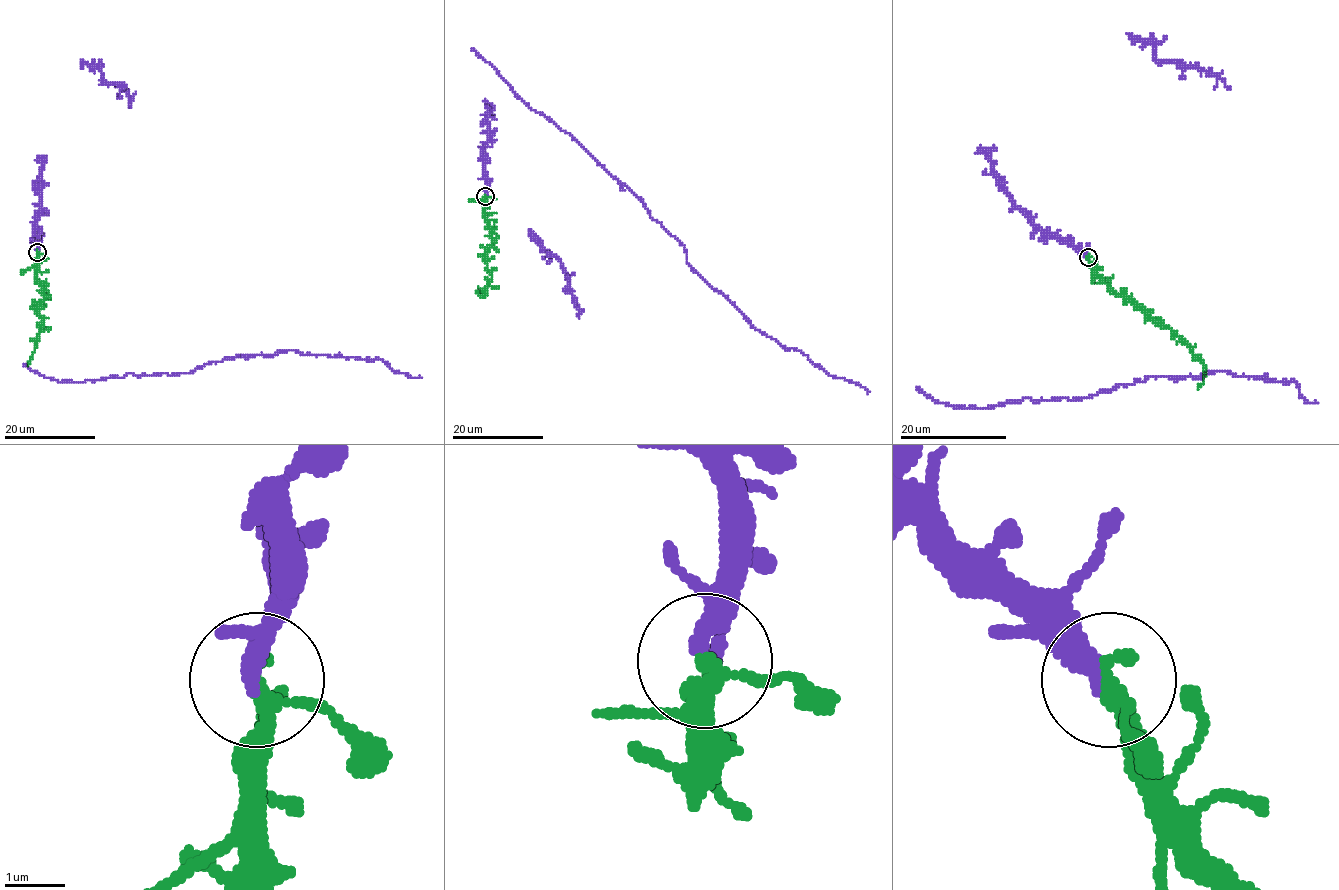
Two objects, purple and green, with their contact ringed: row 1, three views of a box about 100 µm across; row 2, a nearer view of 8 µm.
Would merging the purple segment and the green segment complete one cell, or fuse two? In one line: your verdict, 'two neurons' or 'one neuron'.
one neuron

